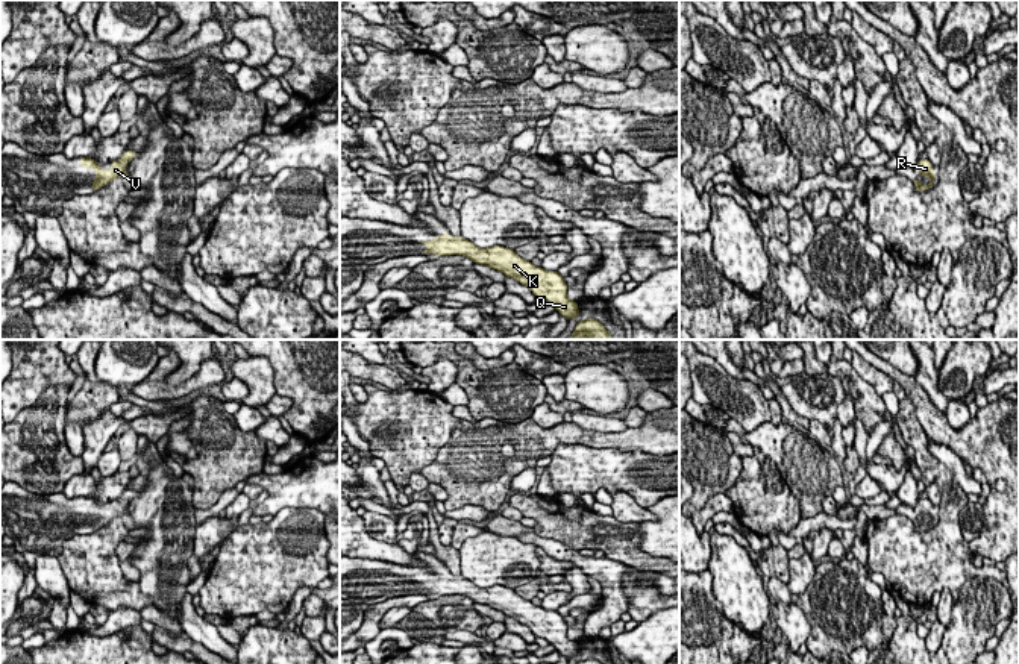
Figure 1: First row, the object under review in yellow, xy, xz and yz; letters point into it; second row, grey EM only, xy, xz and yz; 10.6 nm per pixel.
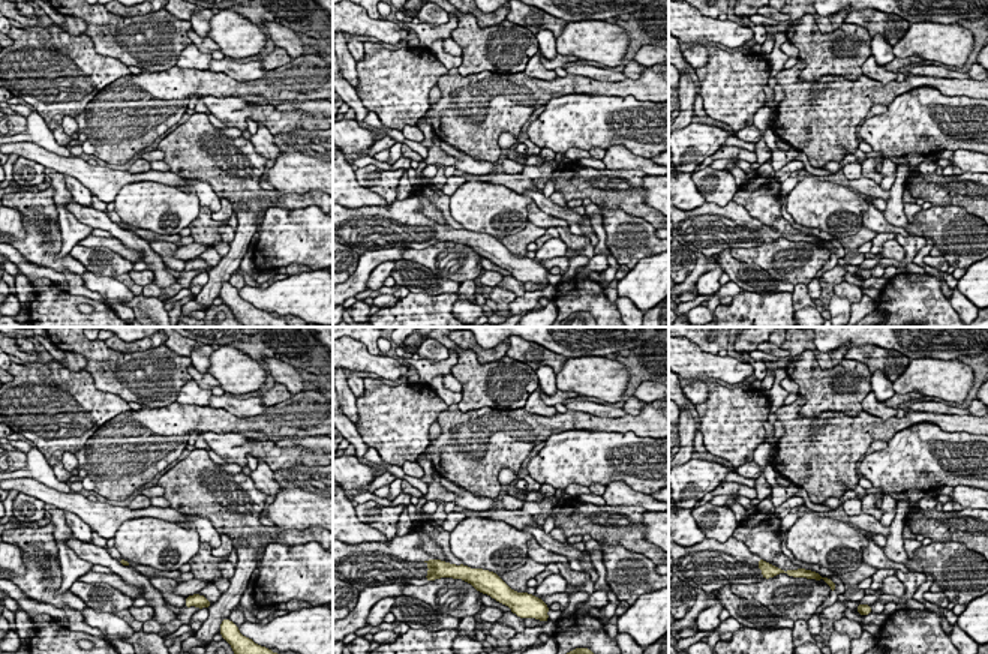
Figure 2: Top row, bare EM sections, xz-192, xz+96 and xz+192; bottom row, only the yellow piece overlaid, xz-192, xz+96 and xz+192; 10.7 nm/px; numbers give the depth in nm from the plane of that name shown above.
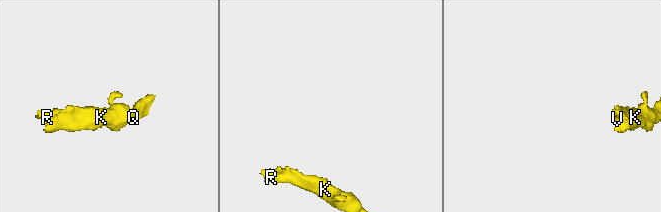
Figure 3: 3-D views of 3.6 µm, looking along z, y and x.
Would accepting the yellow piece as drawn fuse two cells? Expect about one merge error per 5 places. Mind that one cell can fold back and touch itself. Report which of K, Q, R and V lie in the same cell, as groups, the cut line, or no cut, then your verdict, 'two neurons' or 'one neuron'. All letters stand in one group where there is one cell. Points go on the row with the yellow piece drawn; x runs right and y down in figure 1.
K Q R V; no cut; one neuron

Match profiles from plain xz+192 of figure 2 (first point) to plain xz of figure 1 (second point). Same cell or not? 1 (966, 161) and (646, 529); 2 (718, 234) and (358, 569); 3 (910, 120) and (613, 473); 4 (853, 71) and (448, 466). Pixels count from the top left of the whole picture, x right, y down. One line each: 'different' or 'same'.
1: different
2: same
3: same
4: different

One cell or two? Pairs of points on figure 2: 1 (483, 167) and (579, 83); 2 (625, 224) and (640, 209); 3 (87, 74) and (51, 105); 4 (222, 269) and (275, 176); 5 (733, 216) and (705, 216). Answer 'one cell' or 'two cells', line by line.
1: two cells
2: two cells
3: one cell
4: two cells
5: one cell

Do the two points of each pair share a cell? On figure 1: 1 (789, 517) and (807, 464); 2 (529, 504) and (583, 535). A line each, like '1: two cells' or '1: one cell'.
1: two cells
2: one cell

